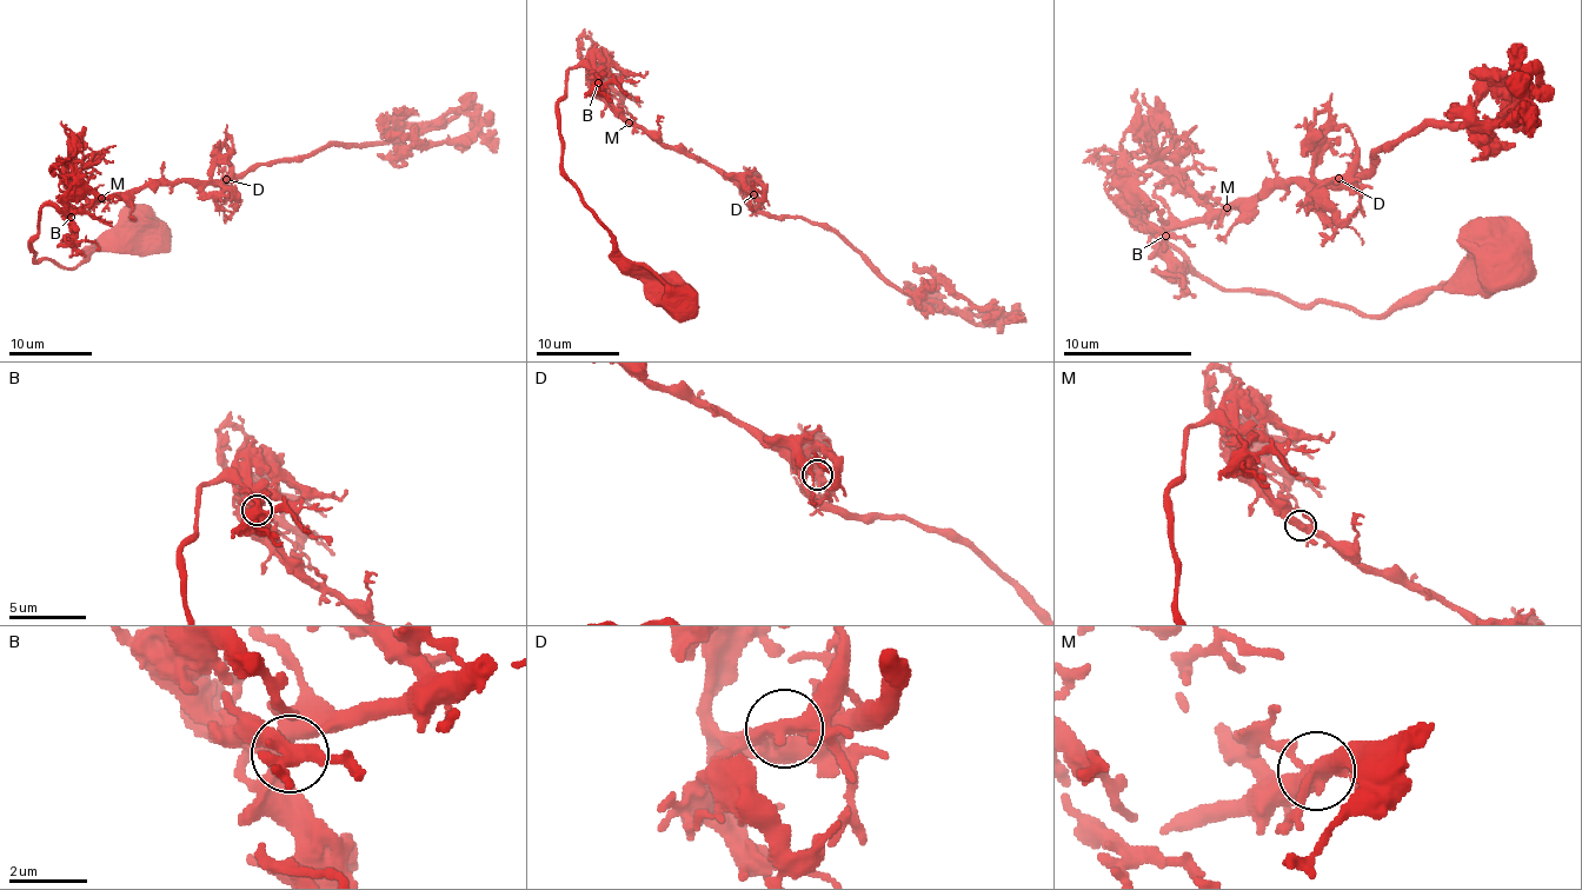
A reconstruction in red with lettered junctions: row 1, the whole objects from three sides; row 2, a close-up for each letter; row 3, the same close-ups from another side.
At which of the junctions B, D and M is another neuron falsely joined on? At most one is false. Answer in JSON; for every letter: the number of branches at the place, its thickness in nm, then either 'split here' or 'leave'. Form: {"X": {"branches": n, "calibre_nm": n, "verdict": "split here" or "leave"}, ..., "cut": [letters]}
{"B": {"branches": 4, "calibre_nm": 440, "verdict": "leave"}, "D": {"branches": 3, "calibre_nm": 320, "verdict": "leave"}, "M": {"branches": 5, "calibre_nm": 420, "verdict": "leave"}, "cut": []}

